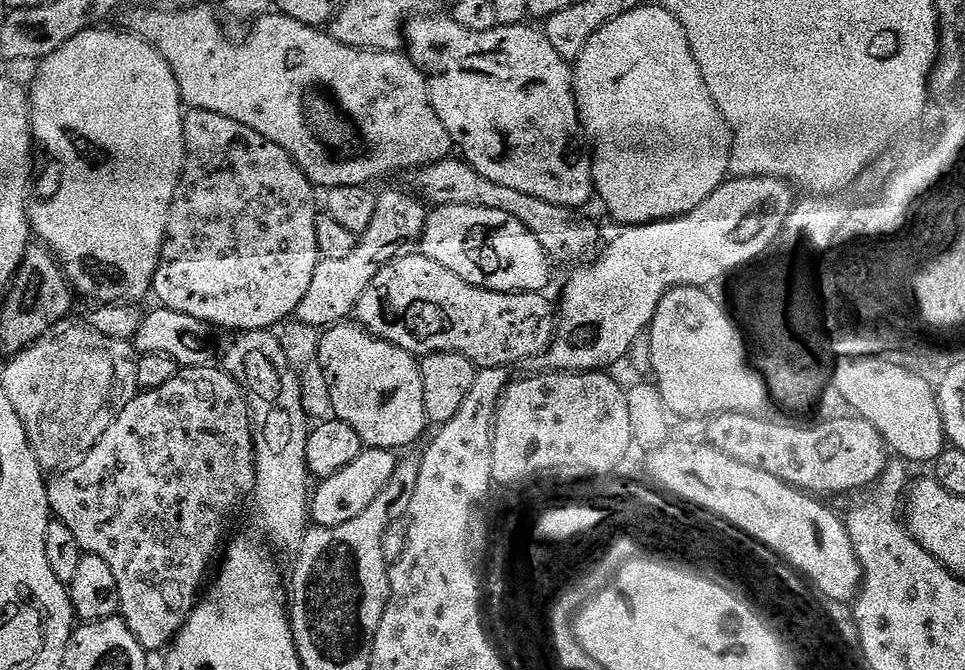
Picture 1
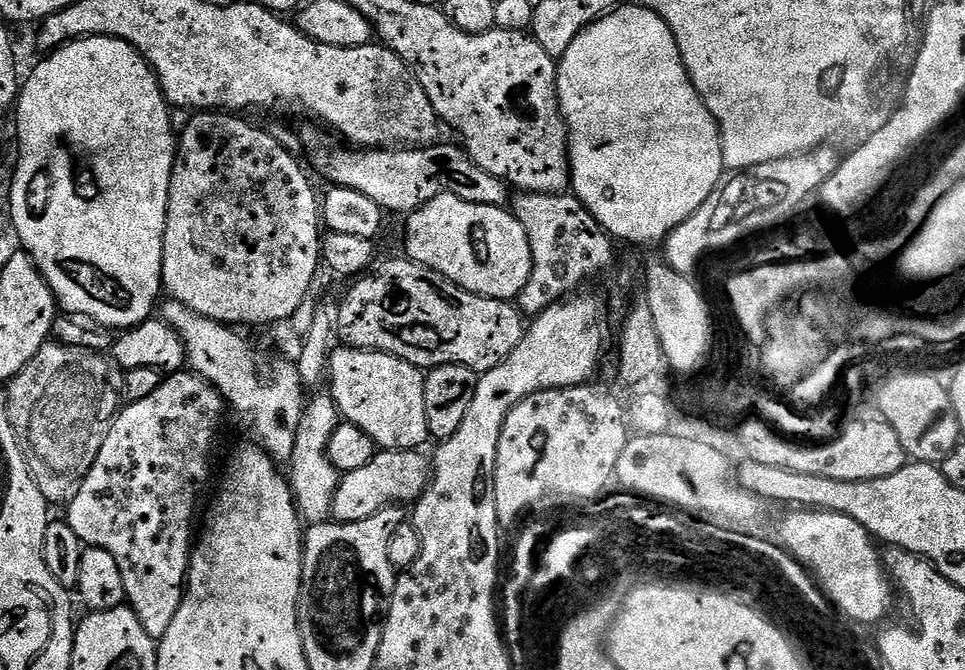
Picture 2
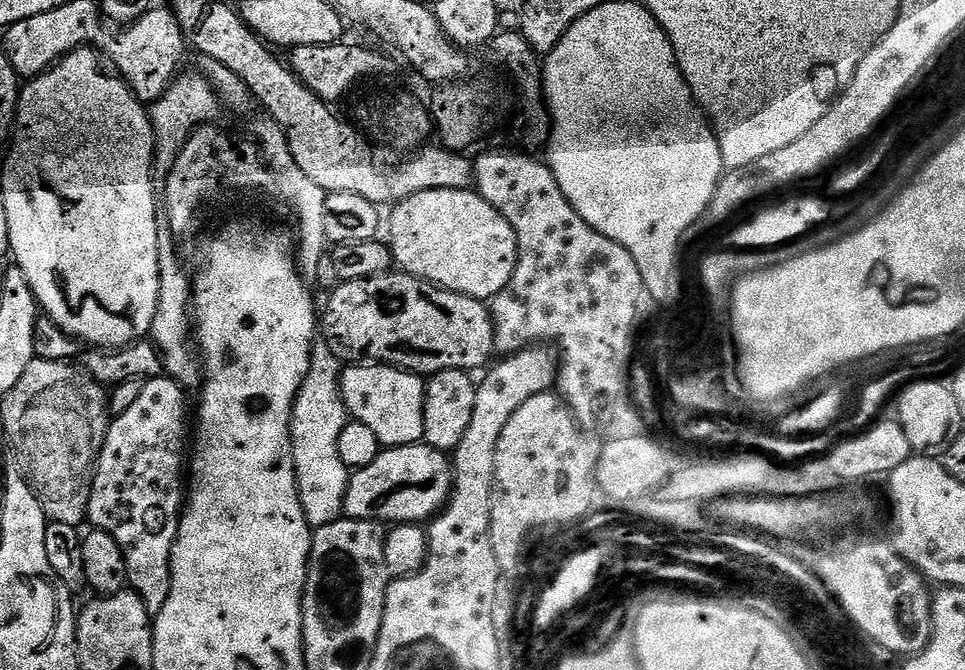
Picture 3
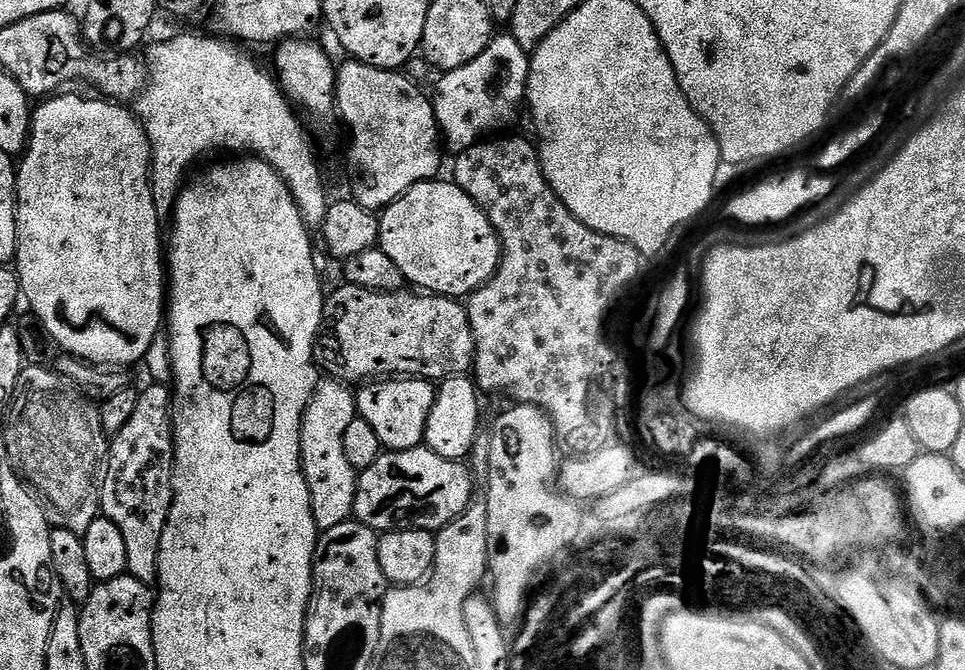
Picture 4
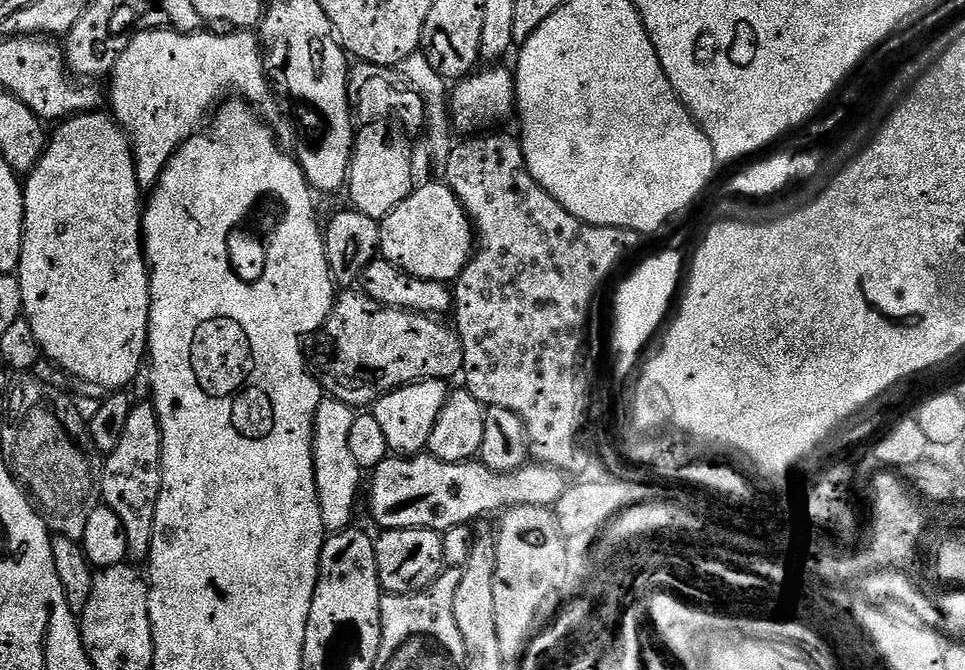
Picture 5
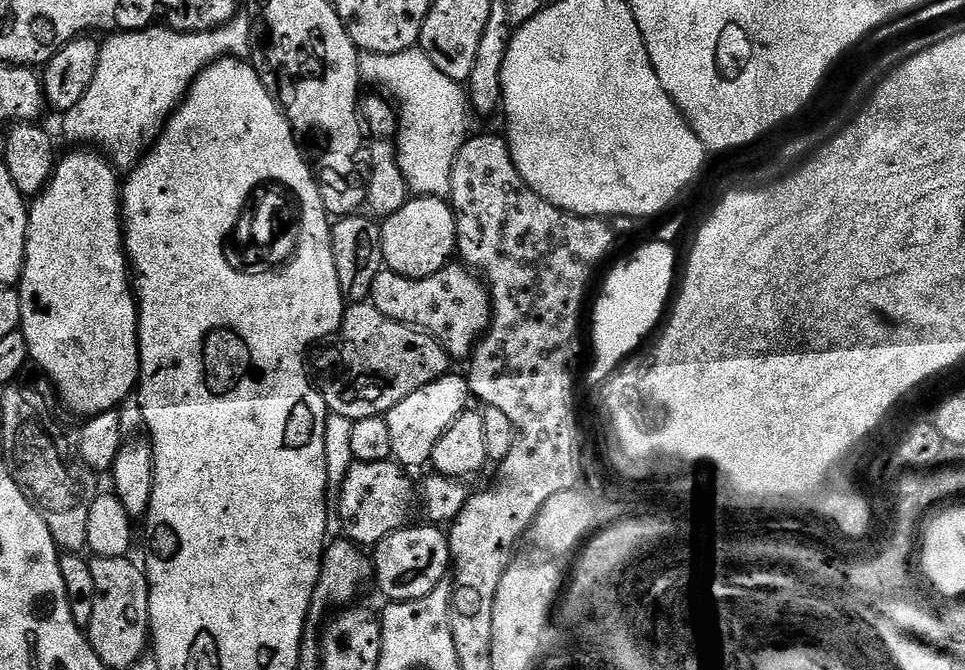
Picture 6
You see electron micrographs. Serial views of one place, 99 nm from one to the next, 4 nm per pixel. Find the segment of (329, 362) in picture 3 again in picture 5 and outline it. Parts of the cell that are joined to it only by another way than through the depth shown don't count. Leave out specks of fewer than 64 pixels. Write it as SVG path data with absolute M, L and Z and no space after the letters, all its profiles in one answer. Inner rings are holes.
M326 398L315 412L315 438L312 439L315 462L315 485L318 486L319 509L327 533L343 532L351 527L354 504L363 471L350 449L350 431L354 426L355 409L340 400Z

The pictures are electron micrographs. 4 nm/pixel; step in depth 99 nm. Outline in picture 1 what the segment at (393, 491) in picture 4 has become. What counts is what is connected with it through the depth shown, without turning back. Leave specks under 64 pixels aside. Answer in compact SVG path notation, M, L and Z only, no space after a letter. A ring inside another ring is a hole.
M365 447L360 456L346 466L346 470L338 470L338 474L315 485L310 496L311 523L318 528L333 528L342 526L342 522L350 522L350 518L358 518L358 514L362 514L362 510L366 510L366 506L370 506L370 502L382 494L386 482L396 476L397 467L398 456L395 451Z

